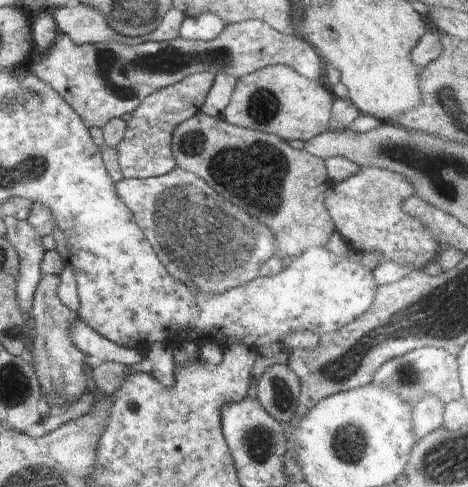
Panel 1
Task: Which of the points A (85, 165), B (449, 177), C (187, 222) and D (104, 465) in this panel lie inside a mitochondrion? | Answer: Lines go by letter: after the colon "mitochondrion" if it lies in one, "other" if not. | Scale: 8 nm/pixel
A: other
B: mitochondrion
C: mitochondrion
D: mitochondrion

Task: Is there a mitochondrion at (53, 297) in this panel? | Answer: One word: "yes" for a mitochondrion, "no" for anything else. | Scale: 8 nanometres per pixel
no

